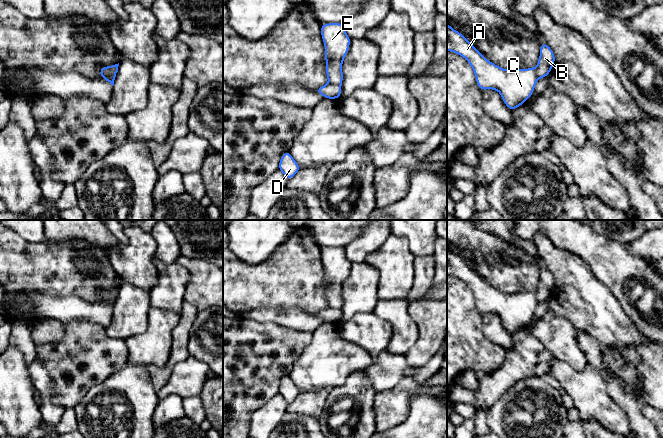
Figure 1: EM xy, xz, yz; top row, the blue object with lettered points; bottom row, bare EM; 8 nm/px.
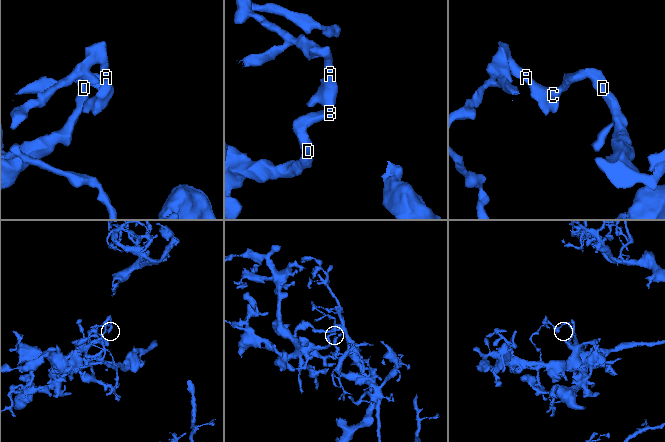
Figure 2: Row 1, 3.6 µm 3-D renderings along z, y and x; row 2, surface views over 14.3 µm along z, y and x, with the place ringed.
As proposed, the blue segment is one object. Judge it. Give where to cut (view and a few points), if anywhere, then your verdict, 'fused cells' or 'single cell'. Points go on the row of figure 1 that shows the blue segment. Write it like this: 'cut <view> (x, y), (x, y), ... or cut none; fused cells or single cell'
cut xy (115, 72), (111, 72), (103, 77); fused cells

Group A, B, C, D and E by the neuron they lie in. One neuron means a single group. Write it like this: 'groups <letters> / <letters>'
groups A C E / B D

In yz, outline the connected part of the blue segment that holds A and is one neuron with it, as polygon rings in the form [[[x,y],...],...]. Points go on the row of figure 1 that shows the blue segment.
[[[447,23],[447,51],[464,57],[470,64],[481,91],[492,89],[501,94],[504,104],[514,111],[531,97],[538,81],[535,69],[503,69],[486,59],[462,33]]]

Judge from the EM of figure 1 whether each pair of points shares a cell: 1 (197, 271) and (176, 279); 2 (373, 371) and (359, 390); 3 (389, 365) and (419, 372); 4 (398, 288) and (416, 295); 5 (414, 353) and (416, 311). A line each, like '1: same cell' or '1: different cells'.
1: different cells
2: different cells
3: same cell
4: different cells
5: same cell

